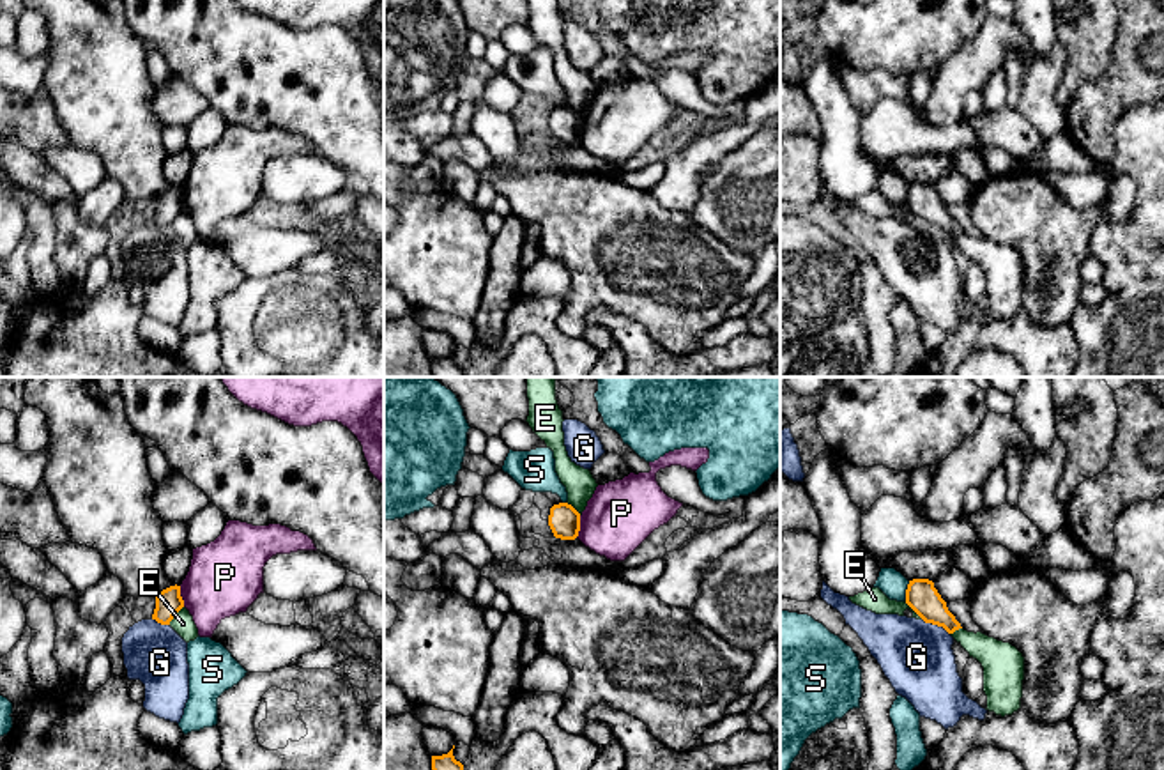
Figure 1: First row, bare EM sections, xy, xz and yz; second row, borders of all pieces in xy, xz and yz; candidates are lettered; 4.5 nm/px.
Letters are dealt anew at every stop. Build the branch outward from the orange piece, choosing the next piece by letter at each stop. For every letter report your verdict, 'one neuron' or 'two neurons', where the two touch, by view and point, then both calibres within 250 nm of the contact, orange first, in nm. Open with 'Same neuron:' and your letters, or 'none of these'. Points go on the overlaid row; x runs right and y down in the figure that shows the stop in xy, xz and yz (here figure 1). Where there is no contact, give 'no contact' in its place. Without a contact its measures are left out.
Same neuron: none of these
E: two neurons; contact yz (913, 609); calibres 150 and 100 nm
G: two neurons; contact yz (936, 623); calibres 150 and 320 nm
P: two neurons; contact xz (579, 526); calibres 140 and 320 nm
S: two neurons; contact yz (906, 590); calibres 150 and 120 nm

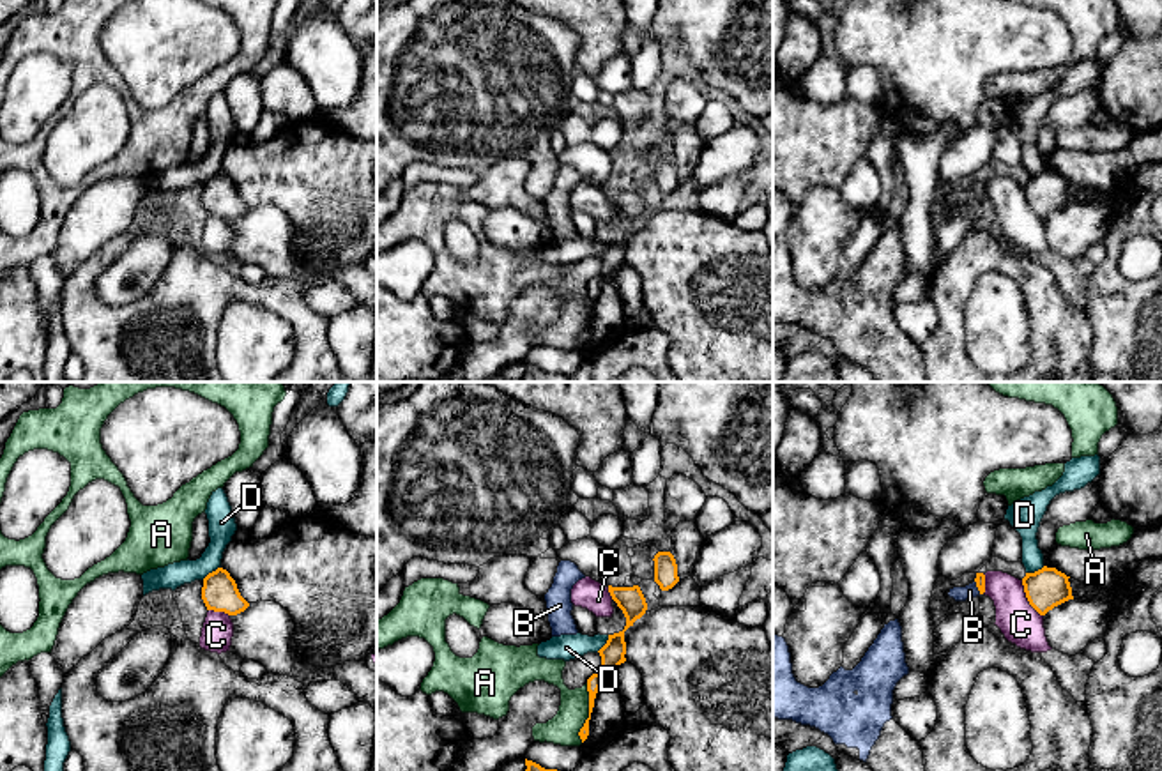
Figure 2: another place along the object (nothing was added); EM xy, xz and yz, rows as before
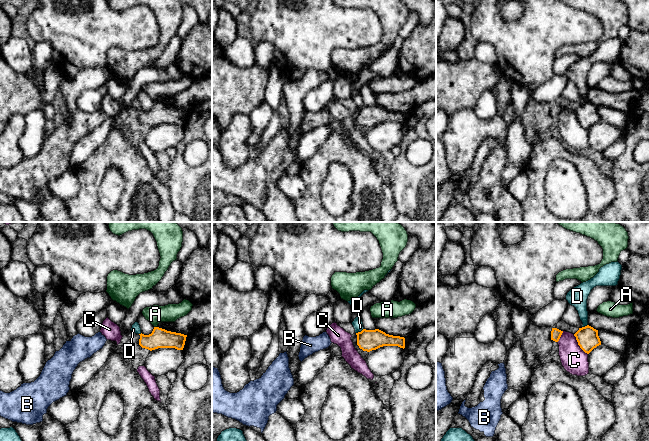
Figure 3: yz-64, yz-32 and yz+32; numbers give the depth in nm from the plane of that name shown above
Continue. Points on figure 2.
Same neuron: B
A: two neurons; contact xz (589, 713); calibres 80 and 150 nm
B: one neuron; contact yz (977, 586); calibres 50 and 70 nm
C: two neurons; contact yz (1026, 596); calibres 190 and 190 nm
D: two neurons; contact xy (213, 572); calibres 170 and 130 nm

